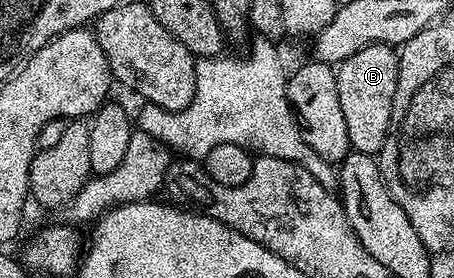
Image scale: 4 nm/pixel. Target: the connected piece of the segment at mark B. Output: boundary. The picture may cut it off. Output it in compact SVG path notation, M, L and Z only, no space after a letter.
M389 44L364 46L337 65L336 90L340 94L340 110L344 110L344 126L348 126L348 142L355 152L377 154L382 151L390 132L392 102L398 81L398 52Z

